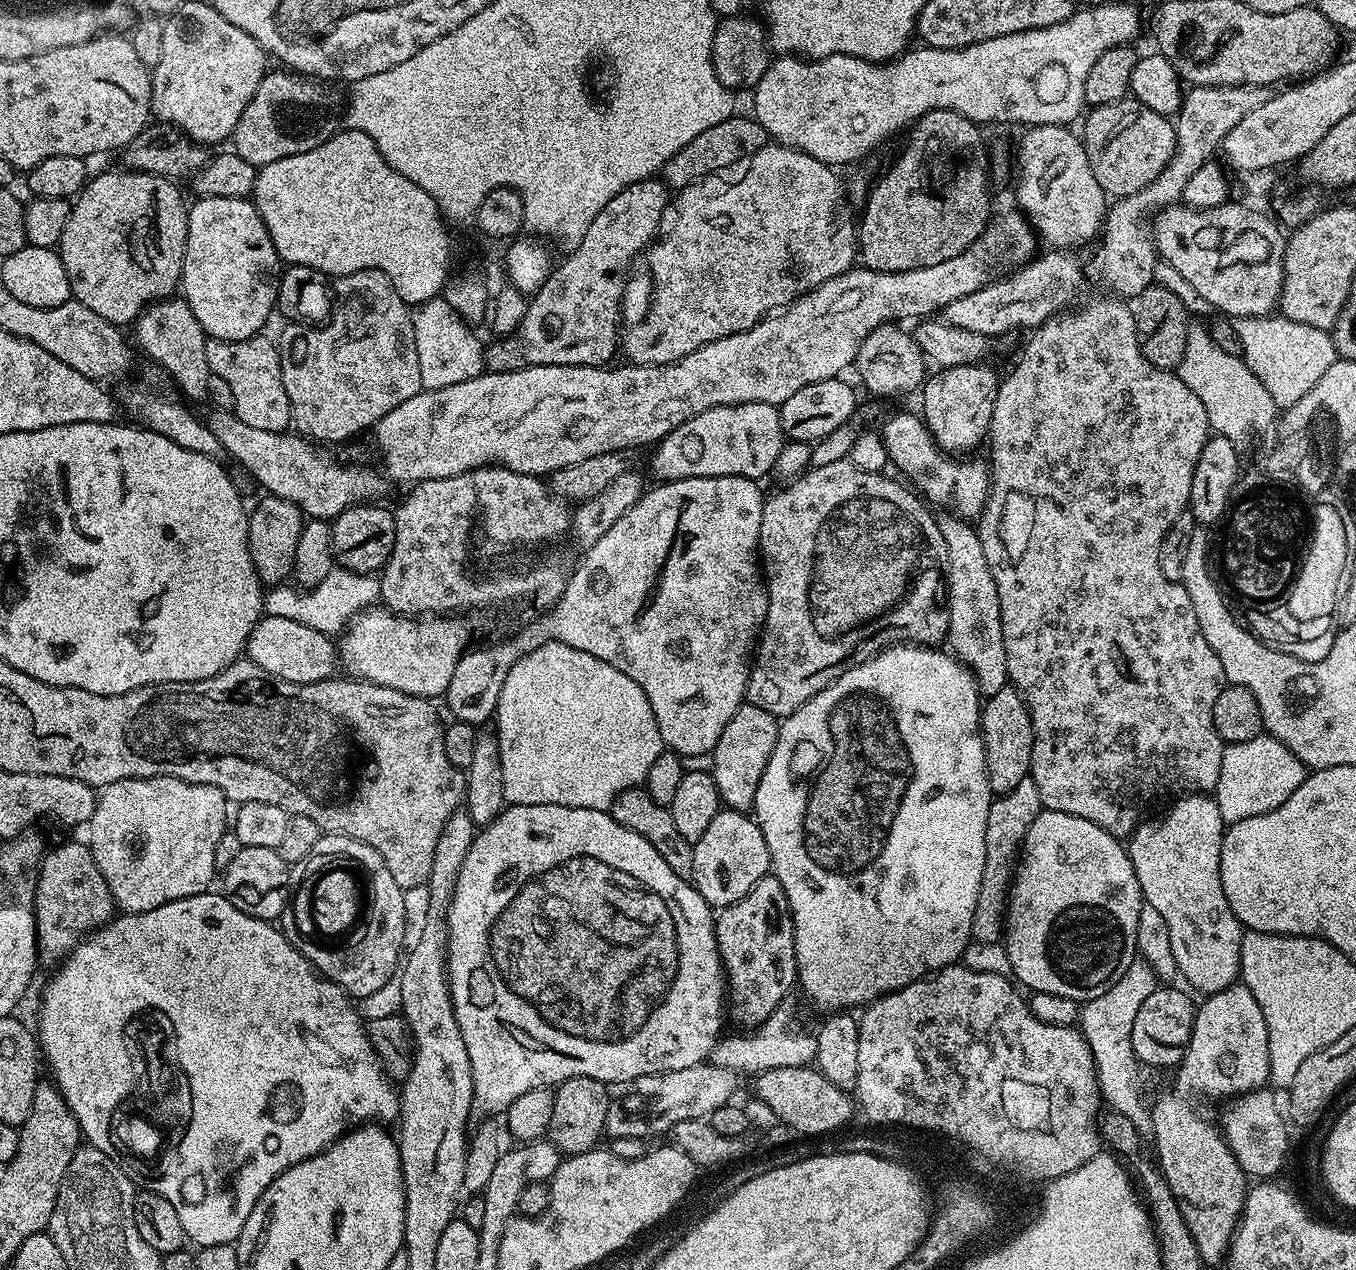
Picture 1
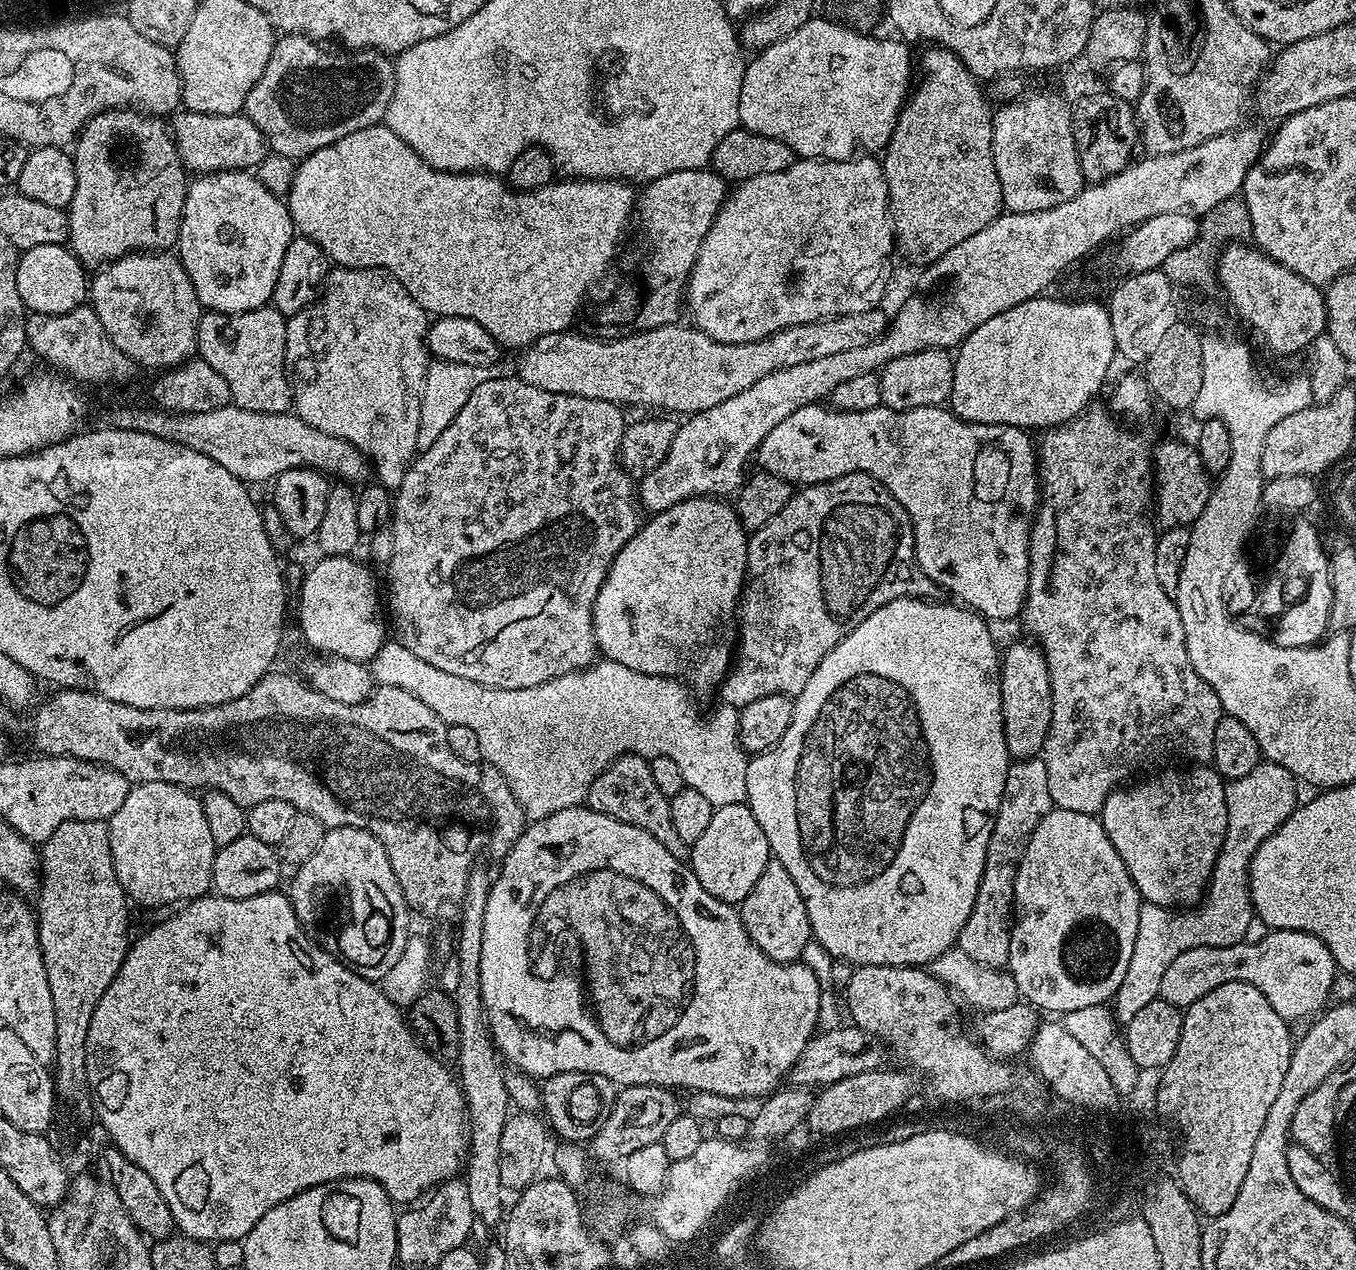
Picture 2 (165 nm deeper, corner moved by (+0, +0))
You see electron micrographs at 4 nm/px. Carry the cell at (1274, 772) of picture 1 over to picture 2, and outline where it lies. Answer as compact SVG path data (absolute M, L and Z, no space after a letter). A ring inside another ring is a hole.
M1261 762L1244 778L1231 780L1225 785L1226 834L1202 899L1187 910L1141 903L1134 955L1130 958L1126 978L1122 978L1122 986L1114 997L1114 1015L1121 1025L1127 1026L1142 1006L1159 997L1162 974L1166 974L1166 966L1170 966L1182 950L1190 950L1194 946L1234 946L1244 941L1254 915L1248 885L1252 855L1298 806L1296 787L1296 779L1288 768L1267 762Z

